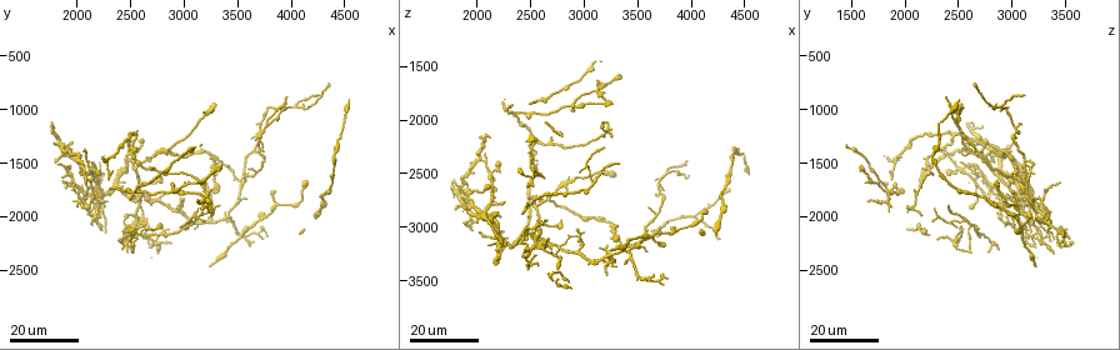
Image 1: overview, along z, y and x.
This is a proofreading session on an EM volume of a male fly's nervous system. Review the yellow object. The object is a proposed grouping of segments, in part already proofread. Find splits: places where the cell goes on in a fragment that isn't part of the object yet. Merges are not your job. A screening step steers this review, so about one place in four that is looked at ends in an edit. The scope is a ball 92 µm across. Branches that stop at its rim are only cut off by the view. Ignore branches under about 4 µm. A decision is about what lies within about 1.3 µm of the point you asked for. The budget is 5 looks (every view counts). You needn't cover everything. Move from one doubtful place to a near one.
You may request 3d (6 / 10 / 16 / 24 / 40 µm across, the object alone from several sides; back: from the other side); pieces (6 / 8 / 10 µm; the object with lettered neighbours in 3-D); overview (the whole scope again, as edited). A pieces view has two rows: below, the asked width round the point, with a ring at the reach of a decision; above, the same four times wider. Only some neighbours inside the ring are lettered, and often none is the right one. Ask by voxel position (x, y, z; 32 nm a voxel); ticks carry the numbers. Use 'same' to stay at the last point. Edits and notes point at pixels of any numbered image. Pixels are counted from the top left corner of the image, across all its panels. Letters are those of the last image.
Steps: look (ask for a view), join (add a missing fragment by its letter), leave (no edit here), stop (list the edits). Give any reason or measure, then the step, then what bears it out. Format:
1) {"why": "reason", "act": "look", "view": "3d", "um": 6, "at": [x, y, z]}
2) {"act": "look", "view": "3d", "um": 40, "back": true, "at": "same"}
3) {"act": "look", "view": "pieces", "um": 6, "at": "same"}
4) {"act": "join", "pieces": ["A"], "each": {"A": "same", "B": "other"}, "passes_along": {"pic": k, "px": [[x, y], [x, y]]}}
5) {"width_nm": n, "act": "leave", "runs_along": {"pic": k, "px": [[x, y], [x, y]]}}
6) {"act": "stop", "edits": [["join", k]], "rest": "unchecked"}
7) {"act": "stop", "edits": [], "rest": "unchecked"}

{"why": "end of a long branch", "act": "look", "view": "3d", "um": 16, "at": [3220, 1680, 3440]}

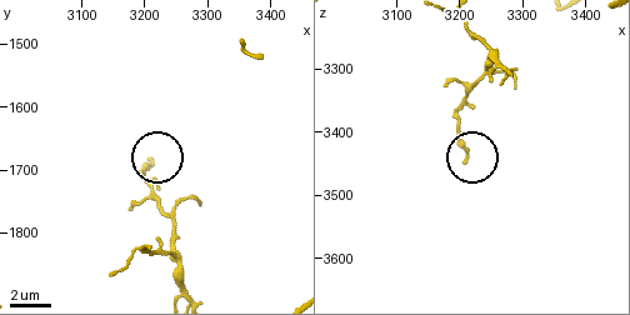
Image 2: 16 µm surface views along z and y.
{"act": "look", "view": "pieces", "um": 10, "at": [3210, 1680, 3450]}

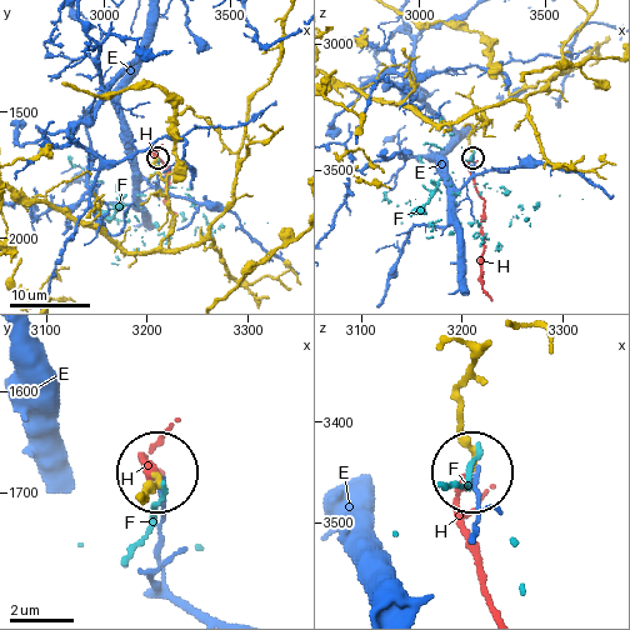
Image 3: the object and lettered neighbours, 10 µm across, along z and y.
{"width_nm": 150, "act": "join", "pieces": ["H"], "each": {"E": "other", "F": "other", "H": "same"}, "found": "it goes on there"}

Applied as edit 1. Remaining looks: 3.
{"why": "branch stops here", "act": "look", "view": "3d", "um": 24, "at": [3840, 1760, 2980]}

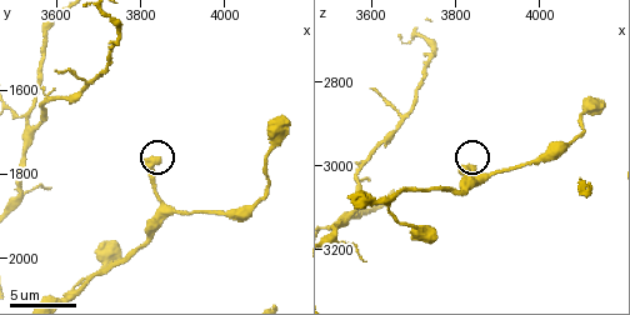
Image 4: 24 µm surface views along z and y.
{"act": "look", "view": "3d", "um": 6, "at": [3845, 1765, 3005]}

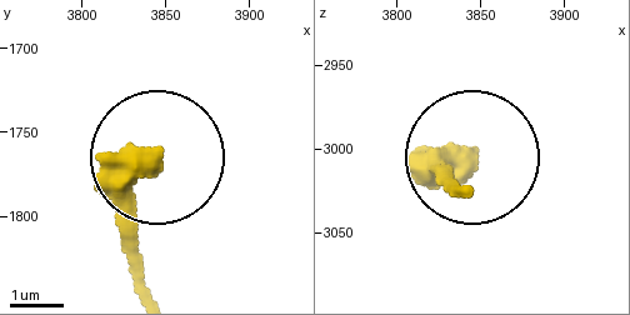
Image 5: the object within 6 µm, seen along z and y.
{"act": "look", "view": "pieces", "um": 6, "at": [3840, 1764, 3004]}

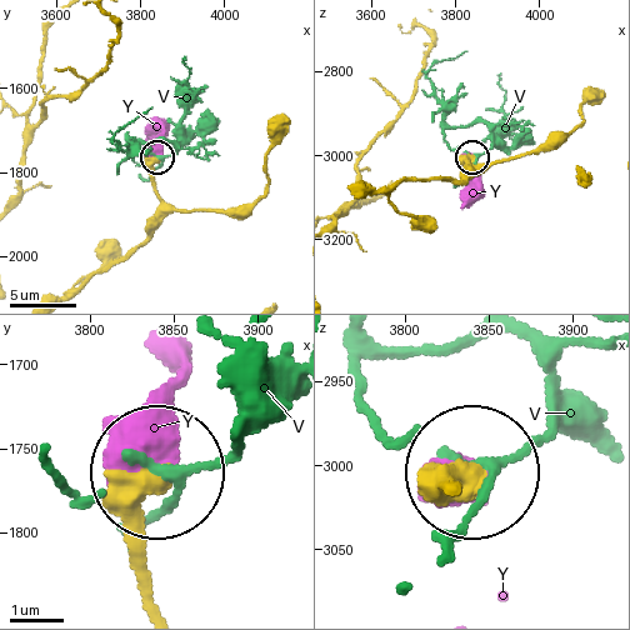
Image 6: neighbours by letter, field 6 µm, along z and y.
{"act": "join", "pieces": ["Y"], "each": {"V": "other", "Y": "same"}, "passes_along": {"pic": 6, "px": [[154, 605], [140, 435], [180, 368]]}, "found": "the cell continues"}

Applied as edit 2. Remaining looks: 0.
{"act": "stop", "edits": [["join", 3], ["join", 6]], "rest": "unchecked"}

